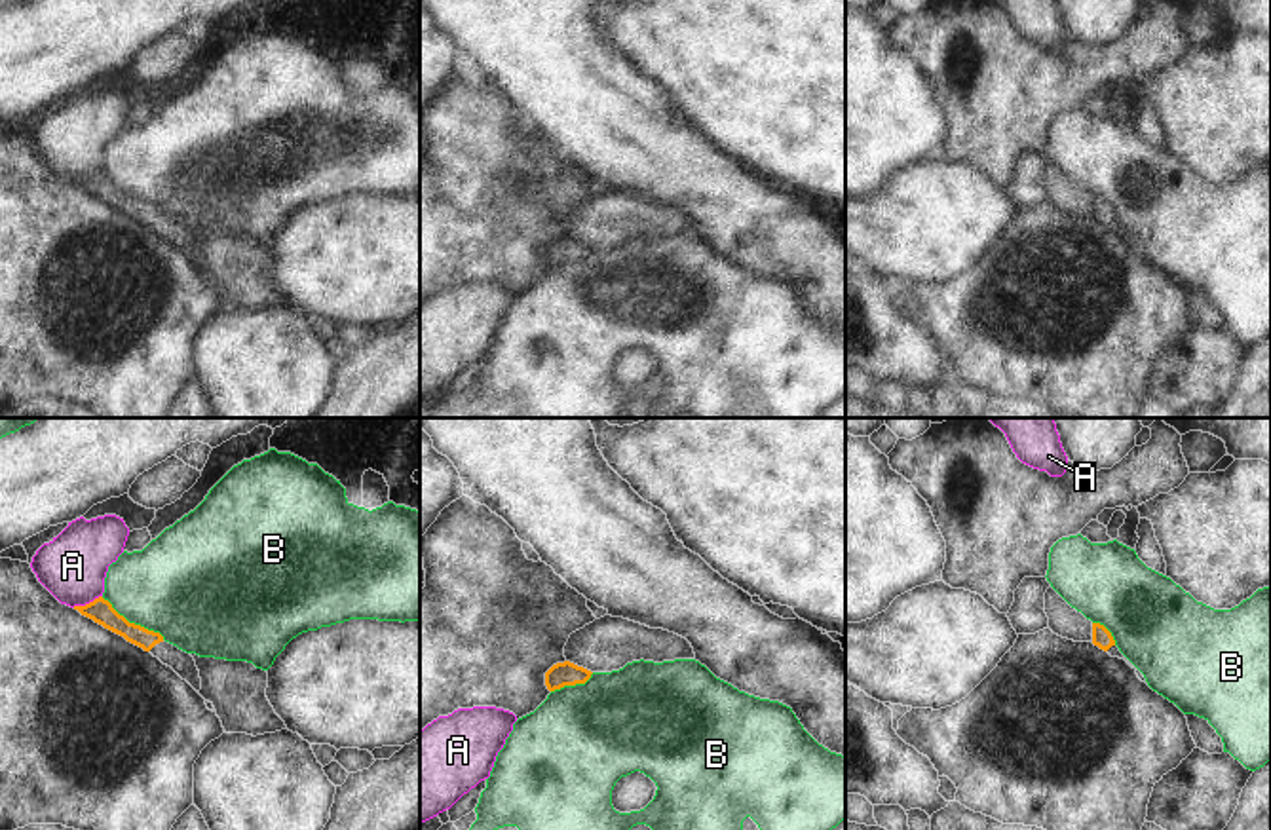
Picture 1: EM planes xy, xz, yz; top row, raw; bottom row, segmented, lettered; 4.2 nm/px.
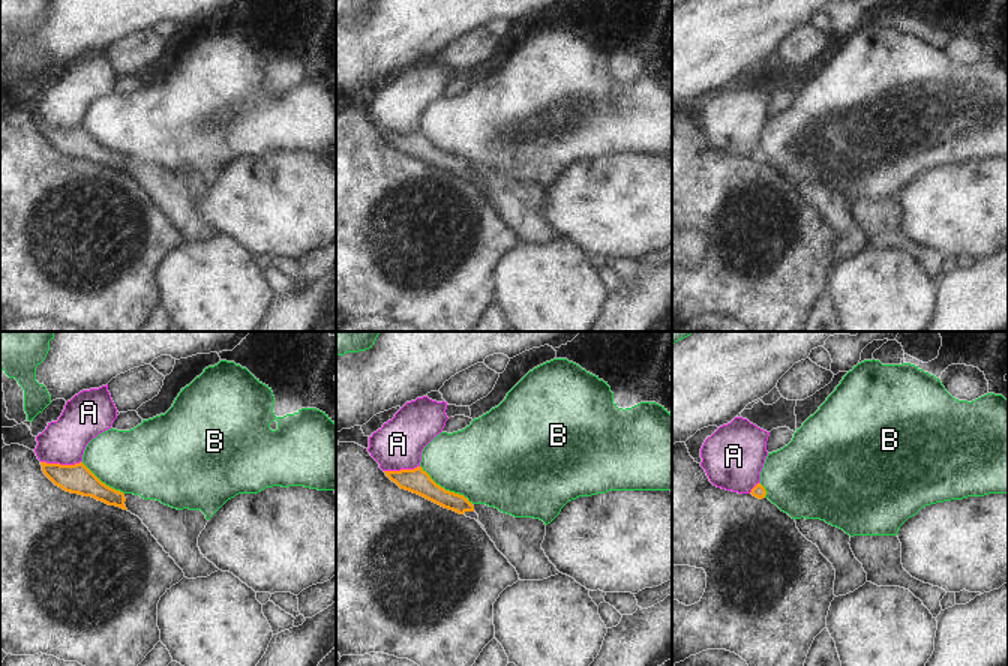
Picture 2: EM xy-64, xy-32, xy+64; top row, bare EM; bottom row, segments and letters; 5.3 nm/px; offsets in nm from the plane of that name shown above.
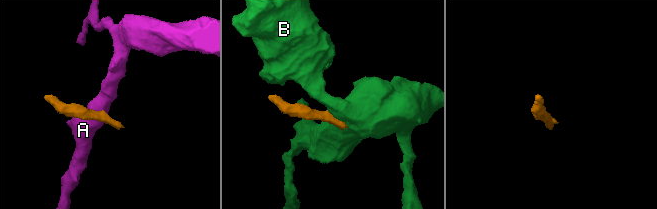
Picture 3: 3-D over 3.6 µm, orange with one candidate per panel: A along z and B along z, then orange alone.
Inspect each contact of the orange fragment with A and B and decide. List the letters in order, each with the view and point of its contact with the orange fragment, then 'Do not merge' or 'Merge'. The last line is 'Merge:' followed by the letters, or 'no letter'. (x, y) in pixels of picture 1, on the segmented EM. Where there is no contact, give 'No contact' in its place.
A: Touches orange at xy (86, 604). Do not merge
B: Touches orange at xy (133, 623). Do not merge
Merge: no letter

